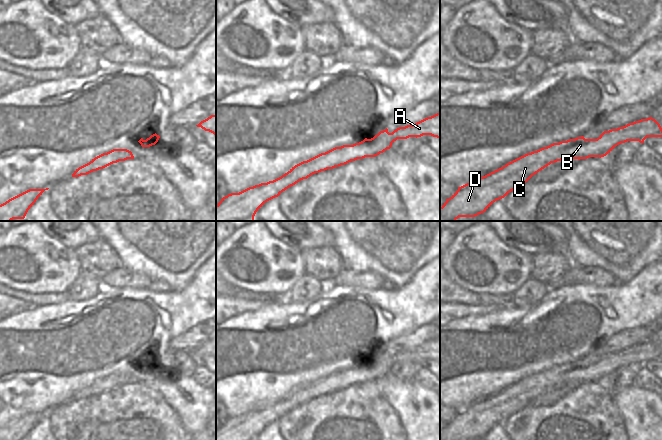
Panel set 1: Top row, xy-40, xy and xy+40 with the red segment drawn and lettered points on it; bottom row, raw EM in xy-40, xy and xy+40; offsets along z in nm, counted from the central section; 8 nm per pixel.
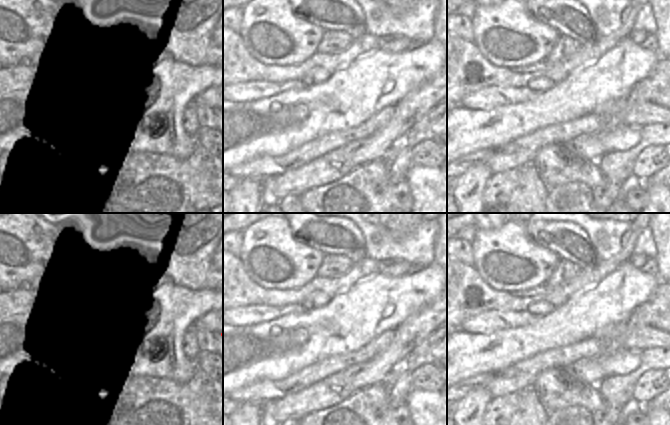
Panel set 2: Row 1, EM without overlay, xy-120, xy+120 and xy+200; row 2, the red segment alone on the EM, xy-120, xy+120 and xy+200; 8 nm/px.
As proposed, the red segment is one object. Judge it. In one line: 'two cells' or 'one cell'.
one cell

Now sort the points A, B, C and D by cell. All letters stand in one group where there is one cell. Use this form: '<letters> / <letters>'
A B C D

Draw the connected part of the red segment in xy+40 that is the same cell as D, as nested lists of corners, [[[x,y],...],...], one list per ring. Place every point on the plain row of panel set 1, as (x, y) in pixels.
[[[652,341],[604,355],[597,363],[585,363],[581,360],[553,367],[458,411],[440,431],[440,440],[477,440],[551,387],[563,383],[601,382],[621,367],[644,367],[647,361],[662,361],[662,352]]]

